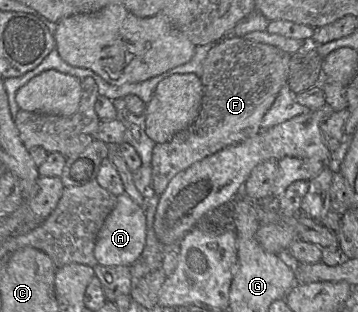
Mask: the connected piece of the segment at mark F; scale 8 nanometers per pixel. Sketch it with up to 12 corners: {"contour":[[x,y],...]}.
{"contour":[[219,40],[197,118],[154,146],[151,189],[259,133],[291,54]]}

